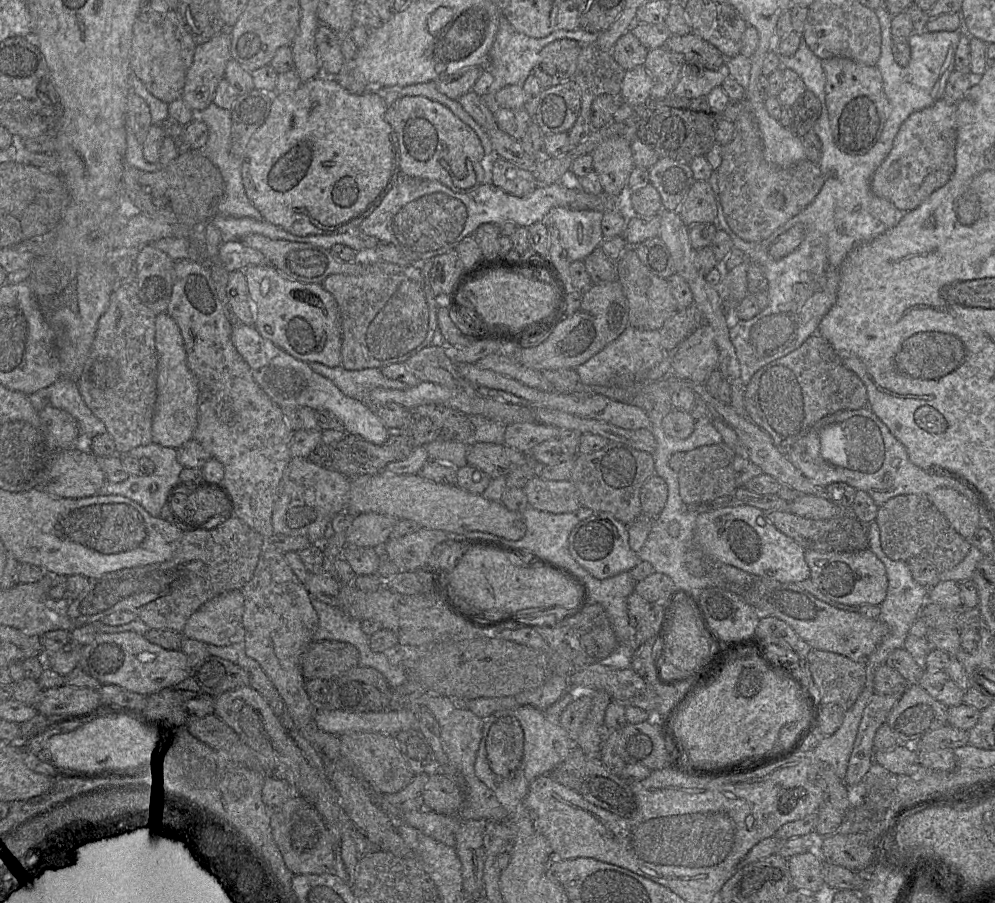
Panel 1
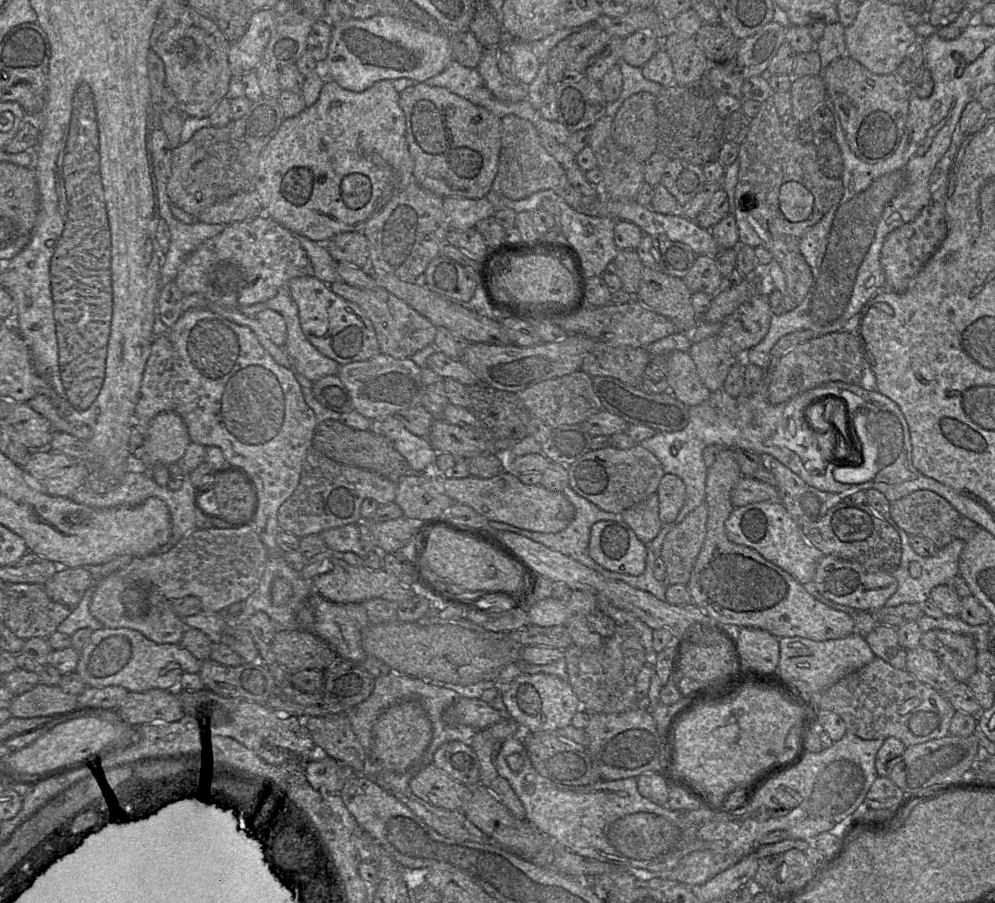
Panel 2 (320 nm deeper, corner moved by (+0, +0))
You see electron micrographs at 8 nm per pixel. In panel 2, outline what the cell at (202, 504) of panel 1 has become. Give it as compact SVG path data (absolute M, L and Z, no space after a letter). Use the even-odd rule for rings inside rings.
M237 472L216 474L205 487L195 488L196 507L229 522L250 522L256 504L250 481Z

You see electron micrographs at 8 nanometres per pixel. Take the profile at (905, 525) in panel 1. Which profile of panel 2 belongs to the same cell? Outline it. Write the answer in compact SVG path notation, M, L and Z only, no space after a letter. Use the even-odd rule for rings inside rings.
M930 490L914 491L890 503L889 515L908 535L922 536L941 549L954 539L954 531L960 515L951 504Z

